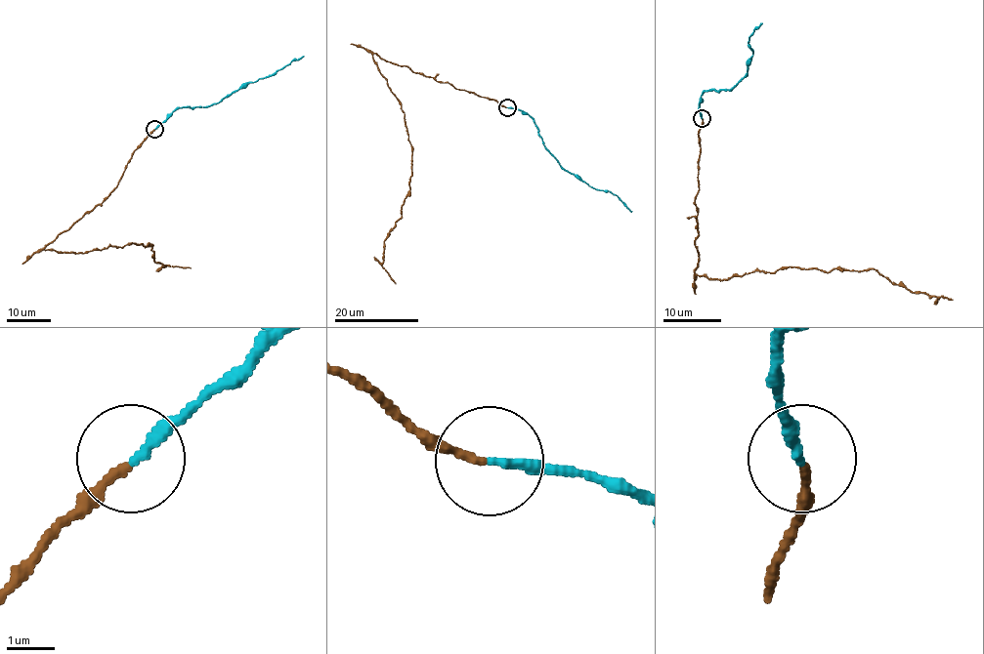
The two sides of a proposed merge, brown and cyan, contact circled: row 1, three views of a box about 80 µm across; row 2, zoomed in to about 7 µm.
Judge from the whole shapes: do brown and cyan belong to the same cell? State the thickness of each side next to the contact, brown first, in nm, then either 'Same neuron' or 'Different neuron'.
Thickness 170 nm (brown) against 200 nm. Same neuron

